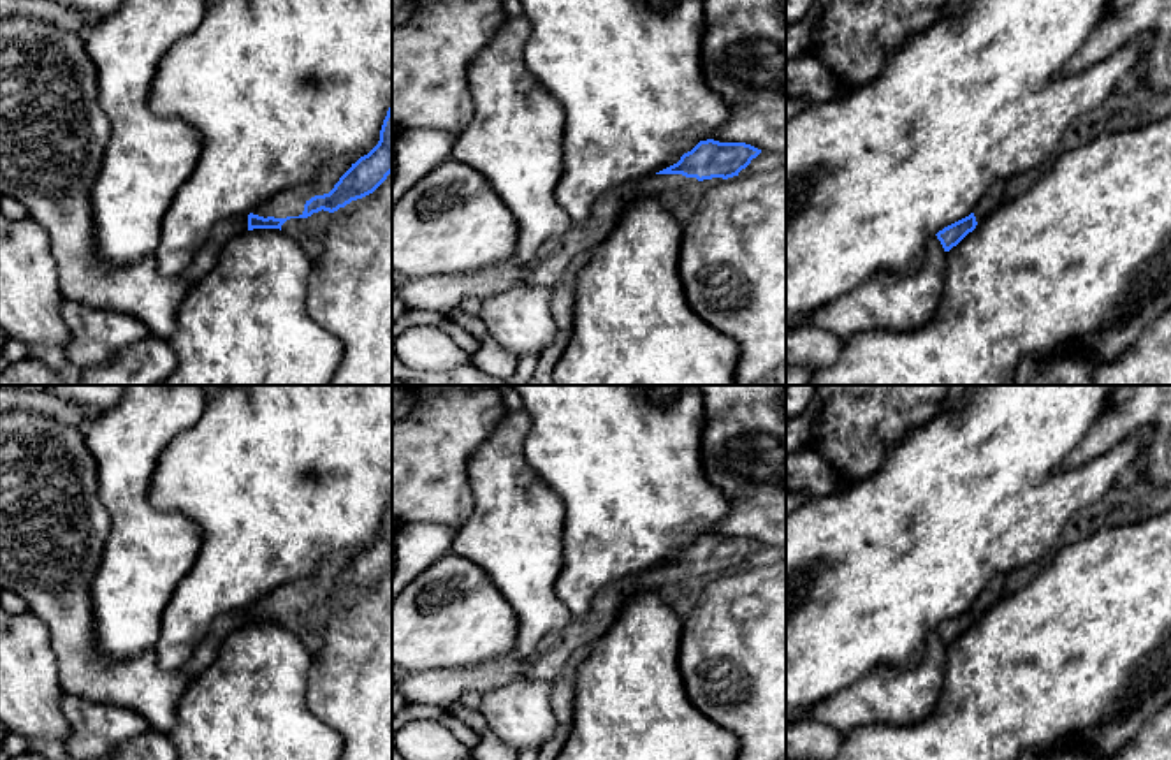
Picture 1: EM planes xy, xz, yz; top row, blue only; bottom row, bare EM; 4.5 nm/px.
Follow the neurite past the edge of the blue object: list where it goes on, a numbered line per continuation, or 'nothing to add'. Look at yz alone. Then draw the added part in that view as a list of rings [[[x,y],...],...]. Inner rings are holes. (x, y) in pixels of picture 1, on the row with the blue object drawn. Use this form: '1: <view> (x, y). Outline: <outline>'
1: yz (996, 194). Outline: [[[997,181],[979,202],[979,209],[974,213],[976,222],[979,223],[986,211],[995,209],[999,204],[1006,201],[1004,197],[1004,181]]]

